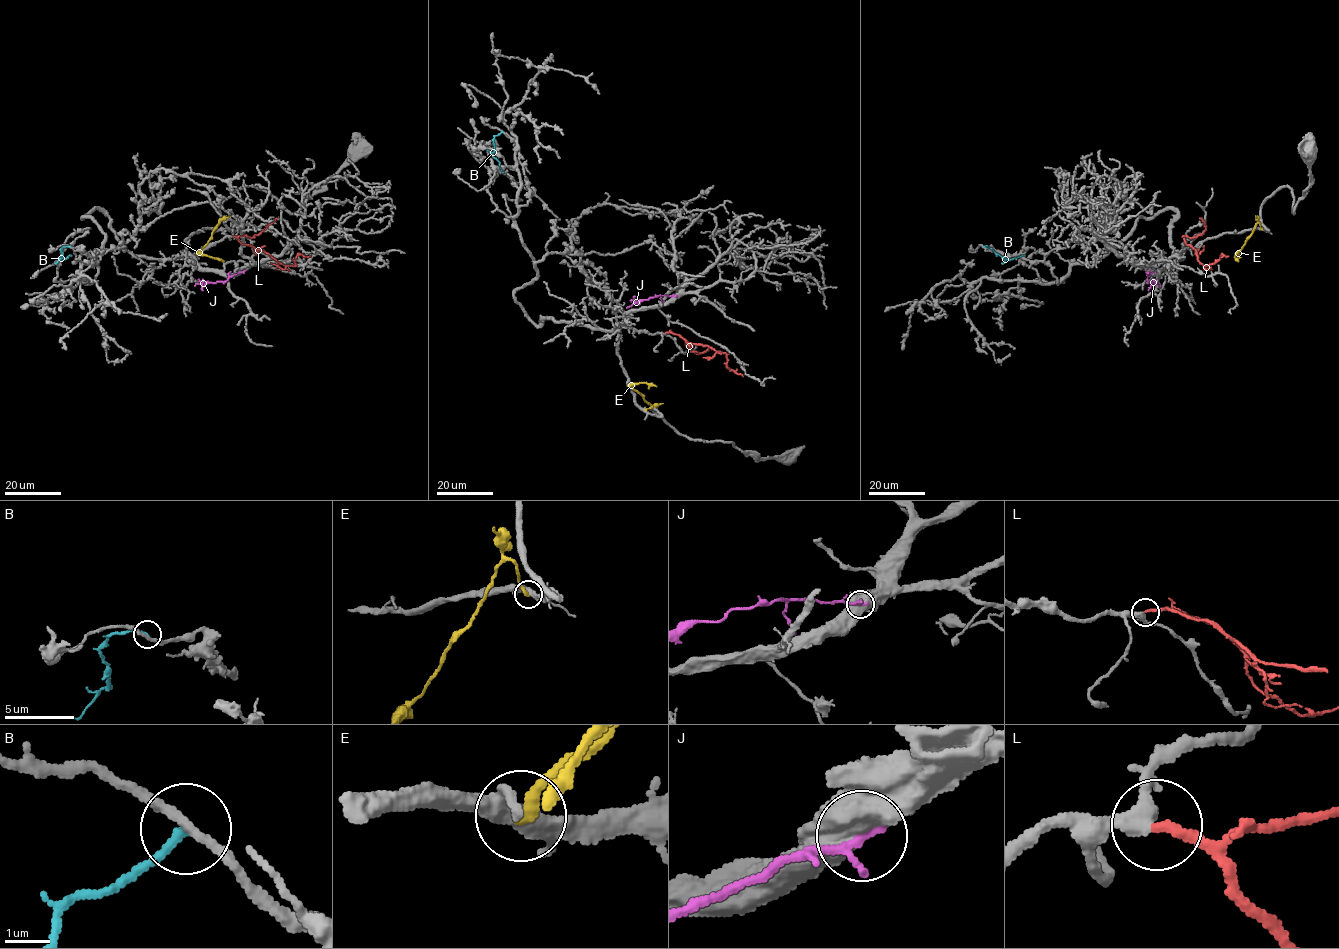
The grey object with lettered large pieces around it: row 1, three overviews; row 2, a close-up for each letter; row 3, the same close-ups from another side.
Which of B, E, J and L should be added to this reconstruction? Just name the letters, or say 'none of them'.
L

